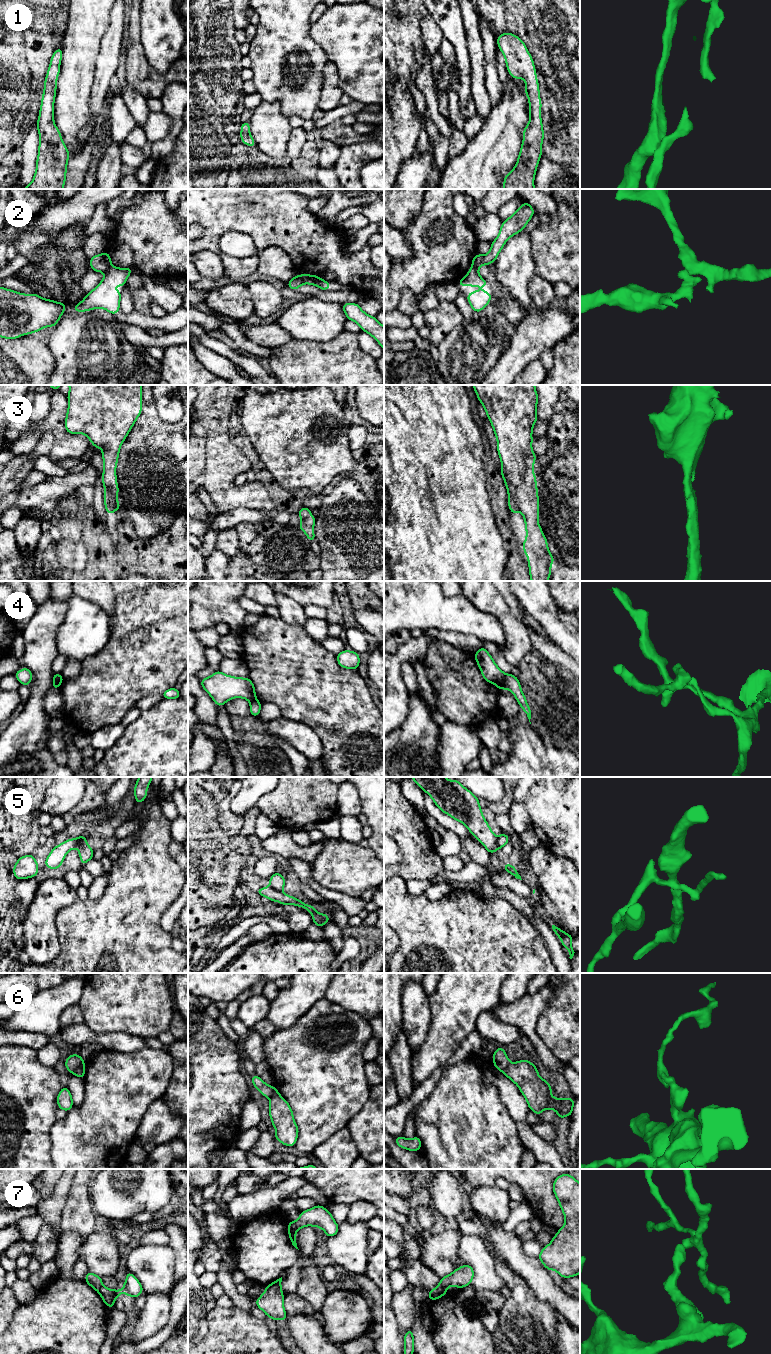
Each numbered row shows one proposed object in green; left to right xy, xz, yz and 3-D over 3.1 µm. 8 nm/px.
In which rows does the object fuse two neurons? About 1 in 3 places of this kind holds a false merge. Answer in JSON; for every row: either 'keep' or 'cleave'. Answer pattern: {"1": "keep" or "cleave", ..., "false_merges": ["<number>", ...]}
{"1": "keep", "2": "cleave", "3": "keep", "4": "cleave", "5": "cleave", "6": "cleave", "7": "cleave", "false_merges": ["2", "4", "5", "6", "7"]}

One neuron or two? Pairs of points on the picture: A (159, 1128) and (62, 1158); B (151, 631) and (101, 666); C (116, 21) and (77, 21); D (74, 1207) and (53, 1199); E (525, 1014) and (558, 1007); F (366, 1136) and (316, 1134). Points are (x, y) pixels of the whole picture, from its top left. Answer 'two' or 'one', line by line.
A: two
B: one
C: two
D: two
E: two
F: two

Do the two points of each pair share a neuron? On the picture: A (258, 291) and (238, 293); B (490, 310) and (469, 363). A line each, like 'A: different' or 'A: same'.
A: different
B: same

